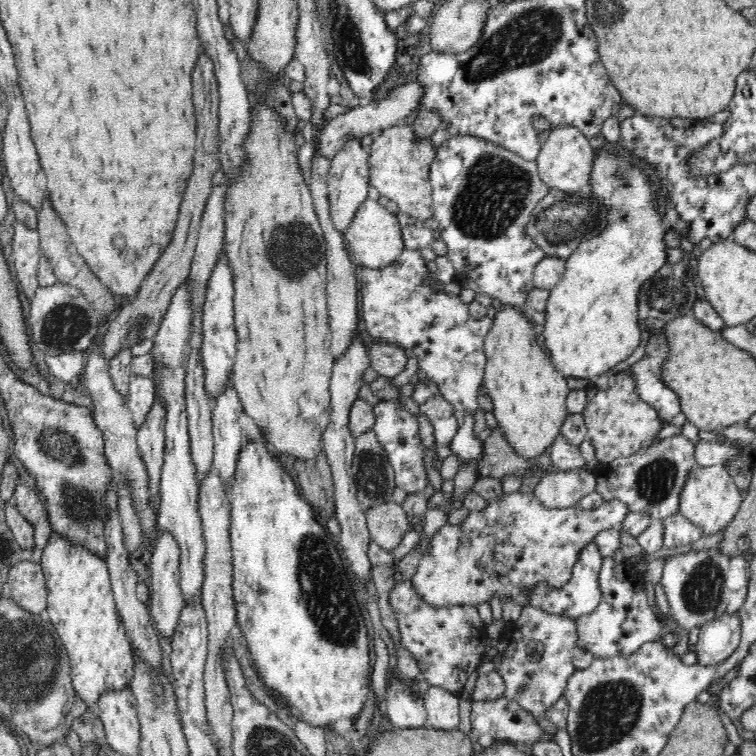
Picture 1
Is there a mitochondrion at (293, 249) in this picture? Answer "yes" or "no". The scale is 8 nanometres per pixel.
yes

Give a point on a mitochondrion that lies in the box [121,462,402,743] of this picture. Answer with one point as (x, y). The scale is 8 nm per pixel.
(327, 593)

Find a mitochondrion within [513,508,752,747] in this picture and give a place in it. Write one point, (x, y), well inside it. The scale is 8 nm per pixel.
(702, 592)

